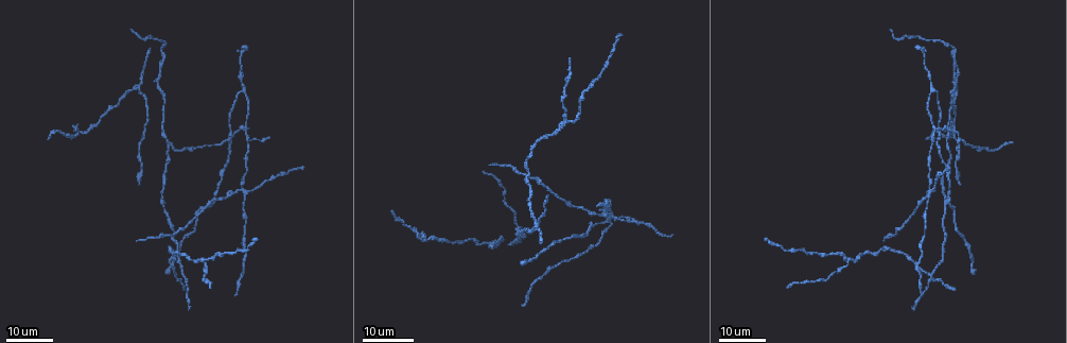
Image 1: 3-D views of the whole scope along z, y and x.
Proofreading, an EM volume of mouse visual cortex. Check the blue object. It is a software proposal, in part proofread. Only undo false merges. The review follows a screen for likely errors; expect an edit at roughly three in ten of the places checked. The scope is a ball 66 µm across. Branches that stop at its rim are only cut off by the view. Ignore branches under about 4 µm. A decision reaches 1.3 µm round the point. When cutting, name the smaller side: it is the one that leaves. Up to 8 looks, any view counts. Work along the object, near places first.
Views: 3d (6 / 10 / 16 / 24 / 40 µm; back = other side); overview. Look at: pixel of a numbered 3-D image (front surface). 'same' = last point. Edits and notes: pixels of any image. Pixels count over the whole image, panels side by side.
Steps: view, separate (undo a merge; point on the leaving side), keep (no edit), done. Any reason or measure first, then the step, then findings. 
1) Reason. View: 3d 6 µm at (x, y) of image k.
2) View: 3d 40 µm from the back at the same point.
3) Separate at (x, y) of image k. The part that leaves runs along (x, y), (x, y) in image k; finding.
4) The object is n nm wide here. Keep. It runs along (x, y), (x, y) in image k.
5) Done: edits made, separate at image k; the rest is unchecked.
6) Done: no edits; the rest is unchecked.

Three arms meet. View: 3d 16 µm at (135, 86) of image 1.

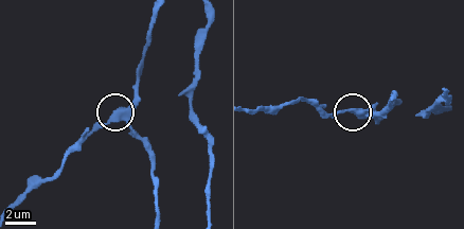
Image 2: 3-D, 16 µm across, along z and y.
View: 3d 6 µm at (121, 116) of image 2.

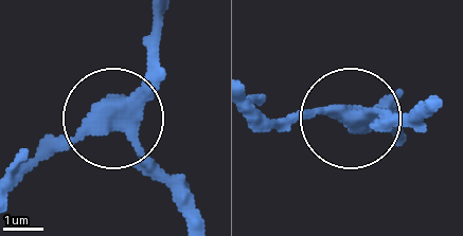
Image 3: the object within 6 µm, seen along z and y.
Other side. View: 3d 6 µm from the back at (358, 122) of image 3.

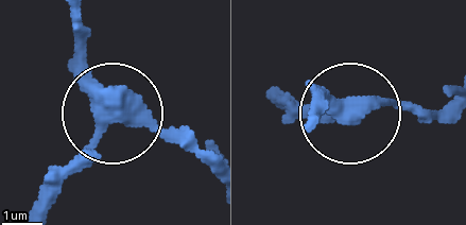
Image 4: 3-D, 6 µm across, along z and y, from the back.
3 arms meet here. Separate at (50, 196) of image 4. The part that leaves runs along (89, 152), (49, 209) in image 4; a second neuron is stuck on.

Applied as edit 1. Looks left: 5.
Small branch off a trunk. View: 3d 16 µm at (248, 140) of image 1.

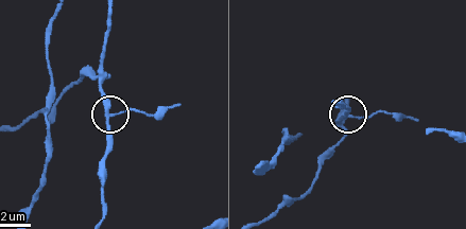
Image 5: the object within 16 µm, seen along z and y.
View: 3d 10 µm at (108, 116) of image 5.

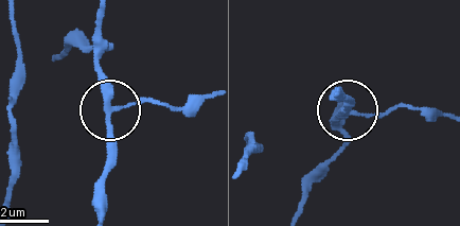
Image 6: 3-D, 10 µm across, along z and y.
3 arms meet here. Separate at (146, 98) of image 6. A second neuron is stuck on.

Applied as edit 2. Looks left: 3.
Three-way junction. View: 3d 16 µm at (930, 186) of image 1.

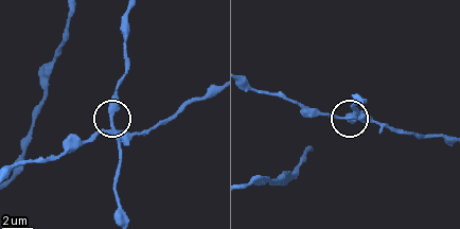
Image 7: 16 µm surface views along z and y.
Closer look. View: 3d 10 µm at (348, 116) of image 7.

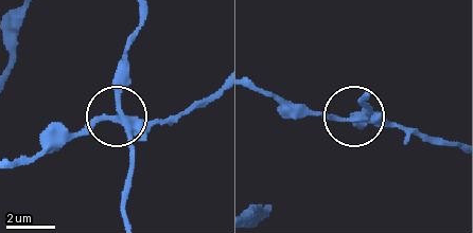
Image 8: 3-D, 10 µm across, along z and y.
Separate at (91, 128) of image 8. The part that leaves runs along (127, 121), (99, 121), (56, 135), (32, 155), (20, 157) in image 8; two neurons meet here.

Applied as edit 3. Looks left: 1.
Done: edits made, separate at image 4, separate at image 6, separate at image 8; the rest is unchecked.

